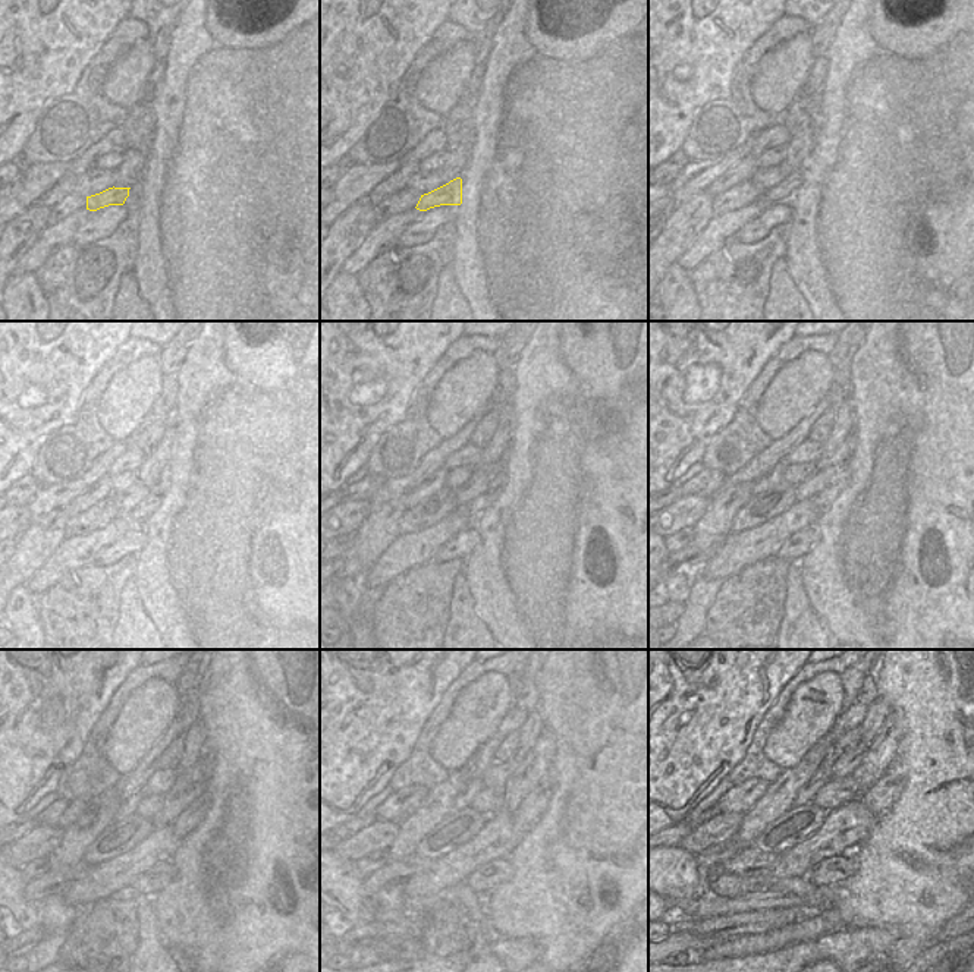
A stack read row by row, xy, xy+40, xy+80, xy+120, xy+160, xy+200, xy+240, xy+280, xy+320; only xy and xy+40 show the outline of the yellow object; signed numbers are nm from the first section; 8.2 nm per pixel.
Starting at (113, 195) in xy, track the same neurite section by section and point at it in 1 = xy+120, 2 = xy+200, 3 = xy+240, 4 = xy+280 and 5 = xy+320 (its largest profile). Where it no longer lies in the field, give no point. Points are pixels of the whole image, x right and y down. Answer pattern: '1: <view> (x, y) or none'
1: xy+120 (145, 507)
2: xy+200 (835, 474)
3: xy+240 (189, 786)
4: xy+280 (537, 776)
5: xy+320 (880, 751)

